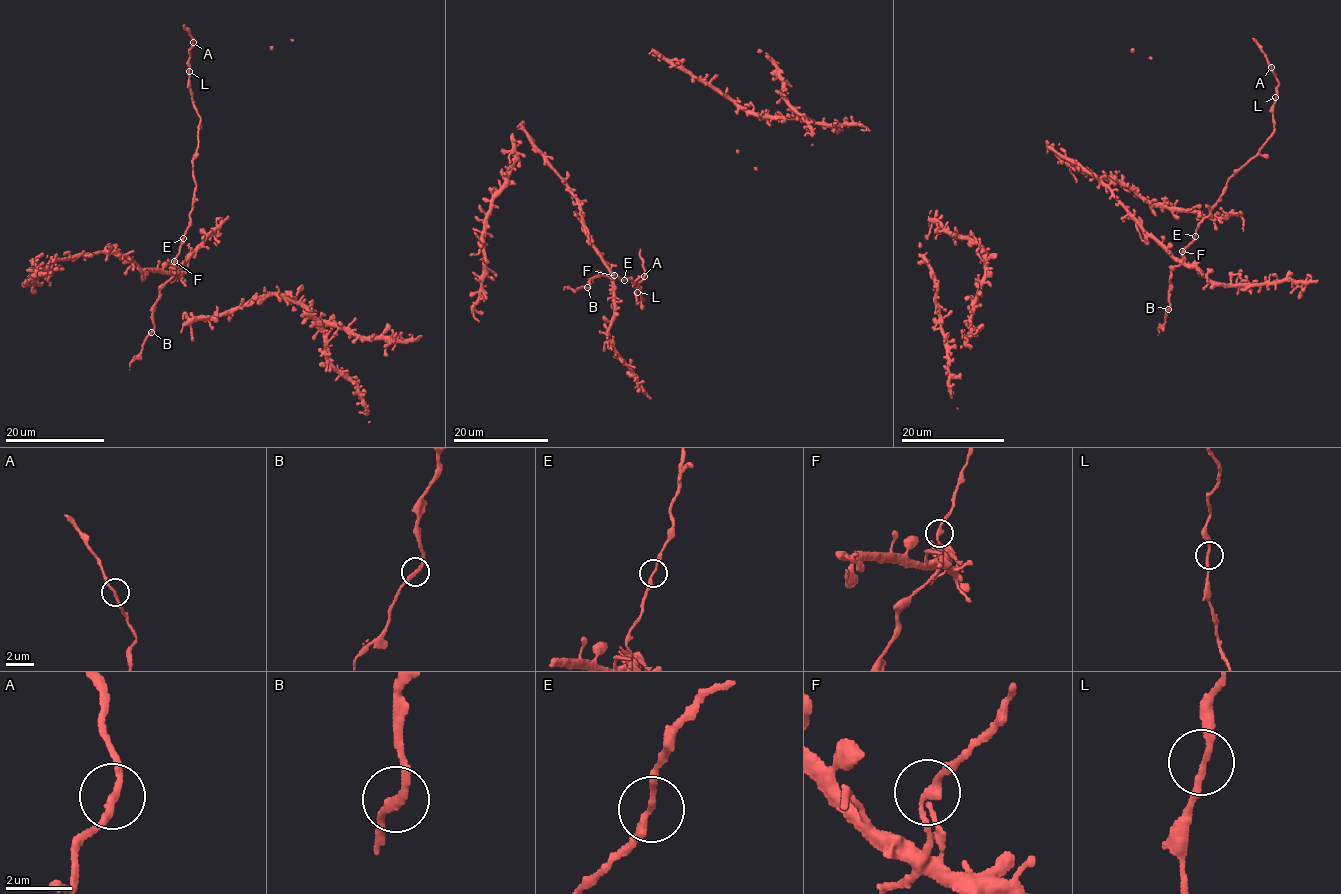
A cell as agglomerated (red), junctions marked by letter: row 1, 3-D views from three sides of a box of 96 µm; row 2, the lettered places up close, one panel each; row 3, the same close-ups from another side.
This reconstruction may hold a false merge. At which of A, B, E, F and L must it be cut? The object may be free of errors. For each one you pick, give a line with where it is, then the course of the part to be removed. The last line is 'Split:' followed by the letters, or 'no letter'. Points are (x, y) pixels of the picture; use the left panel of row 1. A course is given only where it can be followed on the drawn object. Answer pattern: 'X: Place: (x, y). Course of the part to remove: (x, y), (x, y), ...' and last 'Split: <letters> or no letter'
Split: no letter

